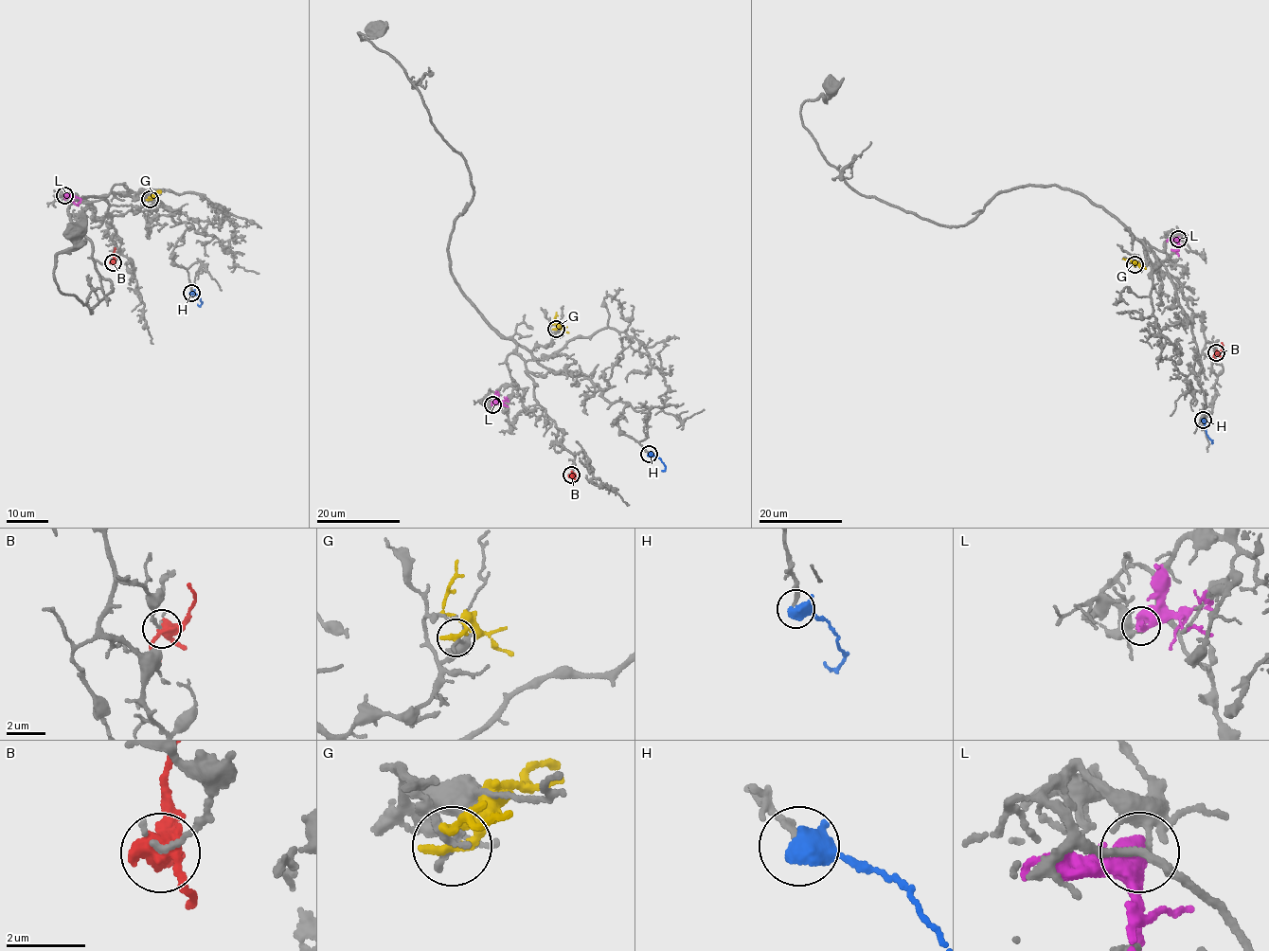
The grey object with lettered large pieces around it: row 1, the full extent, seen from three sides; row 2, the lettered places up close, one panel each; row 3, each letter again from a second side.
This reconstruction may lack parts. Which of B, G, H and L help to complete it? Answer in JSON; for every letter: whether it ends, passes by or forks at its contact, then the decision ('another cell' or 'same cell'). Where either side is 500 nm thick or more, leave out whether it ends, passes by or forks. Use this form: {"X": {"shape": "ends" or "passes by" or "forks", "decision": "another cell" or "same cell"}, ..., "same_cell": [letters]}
{"B": {"shape": "forks", "decision": "another cell"}, "G": {"shape": "ends", "decision": "another cell"}, "H": {"decision": "same cell"}, "L": {"decision": "another cell"}, "same_cell": ["H"]}

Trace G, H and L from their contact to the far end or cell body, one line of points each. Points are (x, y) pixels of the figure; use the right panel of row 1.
G: (1134, 264), (1122, 258)
H: (1204, 420), (1212, 439)
L: (1179, 239), (1176, 250), (1171, 249)

